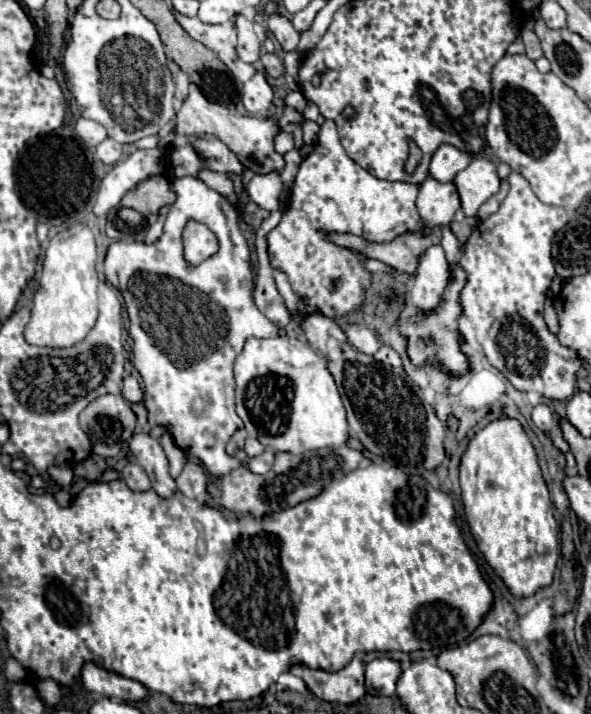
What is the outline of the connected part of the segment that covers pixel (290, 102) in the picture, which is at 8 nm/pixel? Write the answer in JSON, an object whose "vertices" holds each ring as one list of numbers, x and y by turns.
{"vertices":[[301,92,288,93,288,95,285,98,284,103,286,106,291,106,291,107,296,108,296,110,302,114,303,109,305,108,307,104,307,101,303,101,303,100,306,100,306,99]]}

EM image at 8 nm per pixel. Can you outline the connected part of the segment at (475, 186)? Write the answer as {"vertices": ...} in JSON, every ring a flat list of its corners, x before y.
{"vertices":[[477,155,461,173,457,173,453,183,457,187,465,217,475,217,479,207,499,191,497,167,491,159]]}

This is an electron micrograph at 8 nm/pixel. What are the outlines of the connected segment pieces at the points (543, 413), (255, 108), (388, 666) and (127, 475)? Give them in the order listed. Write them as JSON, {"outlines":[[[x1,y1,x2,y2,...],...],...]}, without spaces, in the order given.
{"outlines":[[[545,403,535,405,531,419,533,419,533,423,535,423,539,429,543,429,545,433,549,433,549,431,553,429,553,423,555,423,555,419,553,419,553,411,551,411,549,405,545,405]],[[255,71,255,75,243,85,243,105,249,115,261,115,269,111,273,101,273,89,267,83,263,71]],[[373,659,365,665,365,685,369,681,369,693,373,695,387,695,395,693,397,677,401,675,401,663,393,659]],[[129,463,123,469,123,481,133,491,149,491,151,489,151,481,149,481,147,473,139,465,133,465,133,463]]]}

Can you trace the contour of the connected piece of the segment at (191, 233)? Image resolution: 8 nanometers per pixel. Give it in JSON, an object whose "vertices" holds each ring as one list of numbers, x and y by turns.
{"vertices":[[187,221,183,229,183,255,191,265,199,265,217,253,217,237,213,231,197,221]]}

